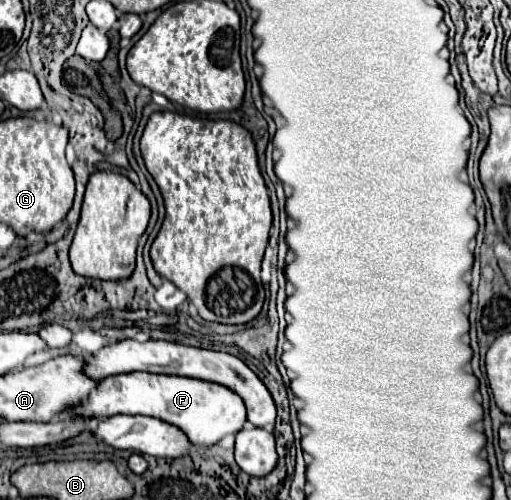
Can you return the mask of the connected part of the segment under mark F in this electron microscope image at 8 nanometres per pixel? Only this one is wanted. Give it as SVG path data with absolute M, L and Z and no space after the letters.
M143 371L103 379L91 391L89 399L81 401L81 403L73 403L73 407L69 407L69 411L63 411L61 415L57 415L57 419L59 417L61 419L63 417L105 419L105 417L113 417L113 415L147 415L147 417L161 419L161 421L171 423L177 429L181 429L187 435L187 439L191 439L193 445L215 445L221 437L225 437L229 433L237 433L245 425L245 405L239 399L239 395L235 395L231 389L221 387L217 383L207 383L207 381L201 381L201 379L175 377L175 375L153 375L153 373L143 373Z

